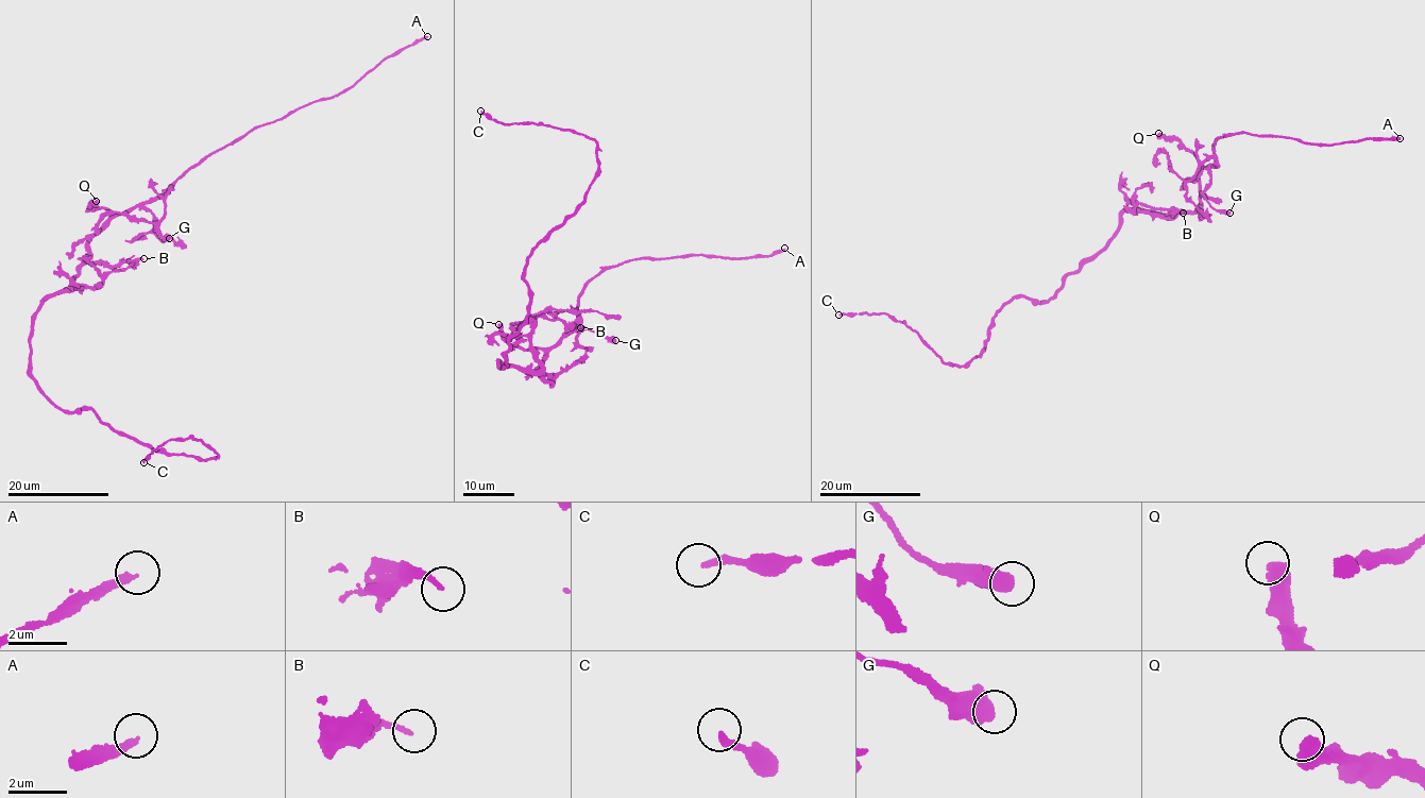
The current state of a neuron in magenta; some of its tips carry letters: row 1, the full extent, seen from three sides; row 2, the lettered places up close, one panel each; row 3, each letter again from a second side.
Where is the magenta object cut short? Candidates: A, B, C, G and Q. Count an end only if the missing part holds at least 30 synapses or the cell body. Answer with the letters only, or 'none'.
A, Q

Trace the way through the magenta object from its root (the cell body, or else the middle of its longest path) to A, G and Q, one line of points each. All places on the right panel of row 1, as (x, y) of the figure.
A: (1161, 213), (1199, 207), (1198, 179), (1217, 166), (1220, 137), (1327, 146), (1400, 138)
G: (1161, 213), (1175, 216), (1199, 207), (1198, 179), (1208, 166), (1209, 185), (1204, 196), (1211, 207), (1230, 213)
Q: (1161, 213), (1175, 216), (1199, 207), (1197, 175), (1201, 166), (1183, 145), (1158, 133)

